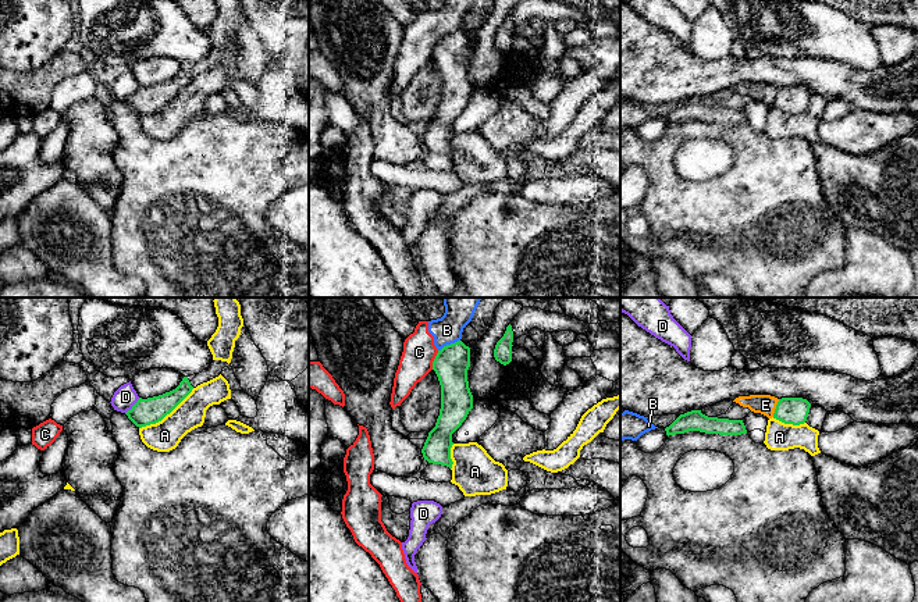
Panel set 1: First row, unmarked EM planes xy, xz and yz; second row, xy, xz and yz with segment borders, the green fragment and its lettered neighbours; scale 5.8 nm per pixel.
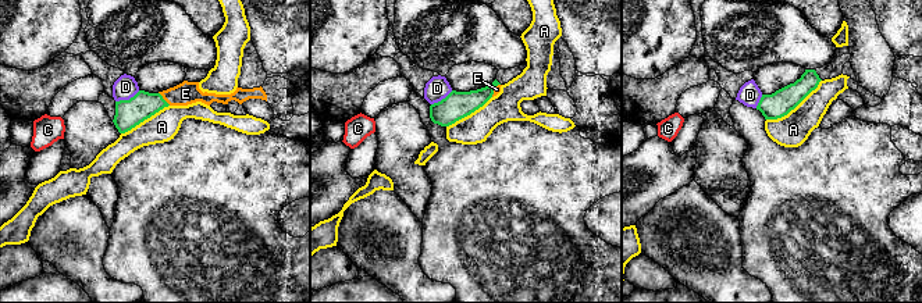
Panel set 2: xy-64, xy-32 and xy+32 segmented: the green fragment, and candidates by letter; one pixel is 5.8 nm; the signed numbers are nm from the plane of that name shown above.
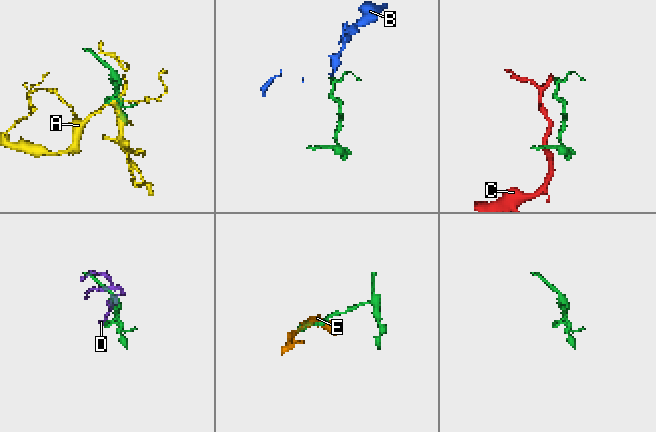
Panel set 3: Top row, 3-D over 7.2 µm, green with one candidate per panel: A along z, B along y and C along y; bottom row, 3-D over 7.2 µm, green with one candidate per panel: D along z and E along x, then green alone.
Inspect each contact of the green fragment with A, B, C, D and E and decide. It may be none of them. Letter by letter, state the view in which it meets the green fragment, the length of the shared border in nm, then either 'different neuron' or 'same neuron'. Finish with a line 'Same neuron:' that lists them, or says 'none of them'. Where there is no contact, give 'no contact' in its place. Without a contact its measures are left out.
A: xy | 400 nm | different neuron
B: xz | 140 nm | different neuron
C: xz | 120 nm | different neuron
D: xy | 130 nm | different neuron
E: yz | 110 nm | different neuron
Same neuron: none of them

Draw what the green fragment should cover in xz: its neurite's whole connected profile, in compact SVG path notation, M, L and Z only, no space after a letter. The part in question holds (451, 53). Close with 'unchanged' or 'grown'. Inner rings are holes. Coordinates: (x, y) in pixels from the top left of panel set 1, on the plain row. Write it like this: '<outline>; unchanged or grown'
M462 29L444 35L433 50L433 58L441 74L441 97L435 115L428 121L421 138L428 152L452 157L452 122L473 97L473 83L467 70L469 56L470 36Z; unchanged

